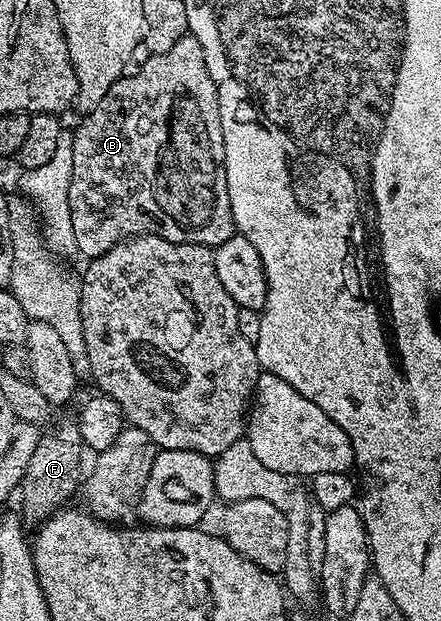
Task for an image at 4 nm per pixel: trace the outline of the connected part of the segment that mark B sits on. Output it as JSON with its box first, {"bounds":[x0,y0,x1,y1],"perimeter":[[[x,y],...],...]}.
{"bounds":[69,34,237,260],"perimeter":[[[185,34],[173,49],[165,49],[165,53],[151,54],[141,73],[133,77],[123,77],[111,86],[109,93],[97,101],[97,105],[82,116],[79,127],[74,128],[73,137],[73,177],[69,181],[69,209],[71,210],[71,228],[75,238],[74,250],[87,255],[88,260],[109,253],[113,245],[131,239],[134,235],[160,235],[174,243],[200,243],[212,249],[221,246],[229,237],[237,232],[233,219],[233,209],[229,201],[229,185],[227,171],[223,167],[225,161],[225,145],[223,130],[219,116],[219,94],[215,88],[213,77],[209,77],[209,69],[205,65],[205,49],[201,49],[201,41],[193,34]]]}

